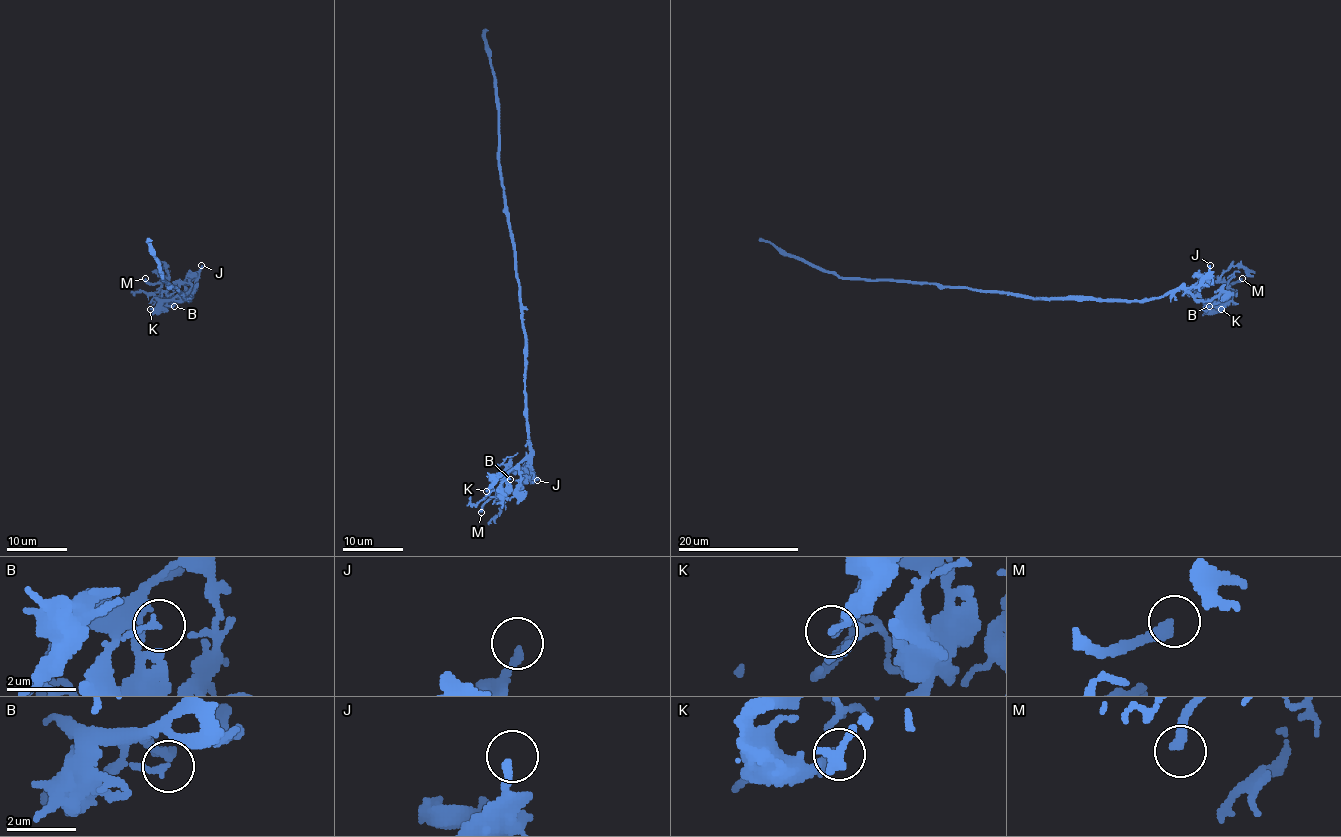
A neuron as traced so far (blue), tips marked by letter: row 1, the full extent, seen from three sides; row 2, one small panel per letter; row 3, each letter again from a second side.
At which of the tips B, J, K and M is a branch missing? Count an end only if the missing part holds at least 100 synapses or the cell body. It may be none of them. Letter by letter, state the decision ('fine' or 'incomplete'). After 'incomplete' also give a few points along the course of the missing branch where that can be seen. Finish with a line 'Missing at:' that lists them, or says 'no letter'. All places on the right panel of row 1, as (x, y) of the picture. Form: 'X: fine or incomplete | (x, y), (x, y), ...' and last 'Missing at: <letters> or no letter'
B: fine
J: fine
K: fine
M: incomplete | (1242, 278), (1272, 253), (1287, 233), (1286, 216), (1280, 222), (1281, 228)
Missing at: M

